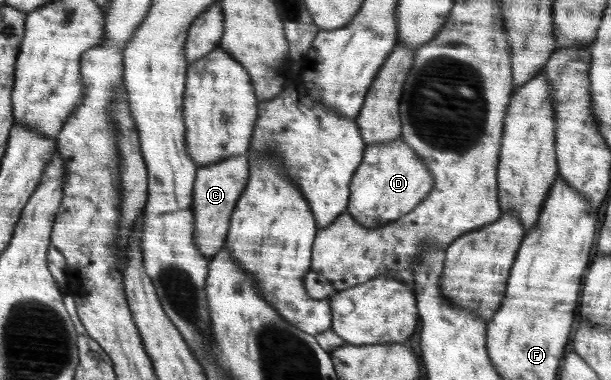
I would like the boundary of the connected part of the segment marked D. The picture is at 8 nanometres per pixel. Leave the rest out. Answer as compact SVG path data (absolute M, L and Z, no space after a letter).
M402 136L384 143L366 145L366 156L359 166L360 173L352 176L352 205L347 205L347 212L366 228L385 226L410 213L434 187L434 177L426 169L424 160Z

